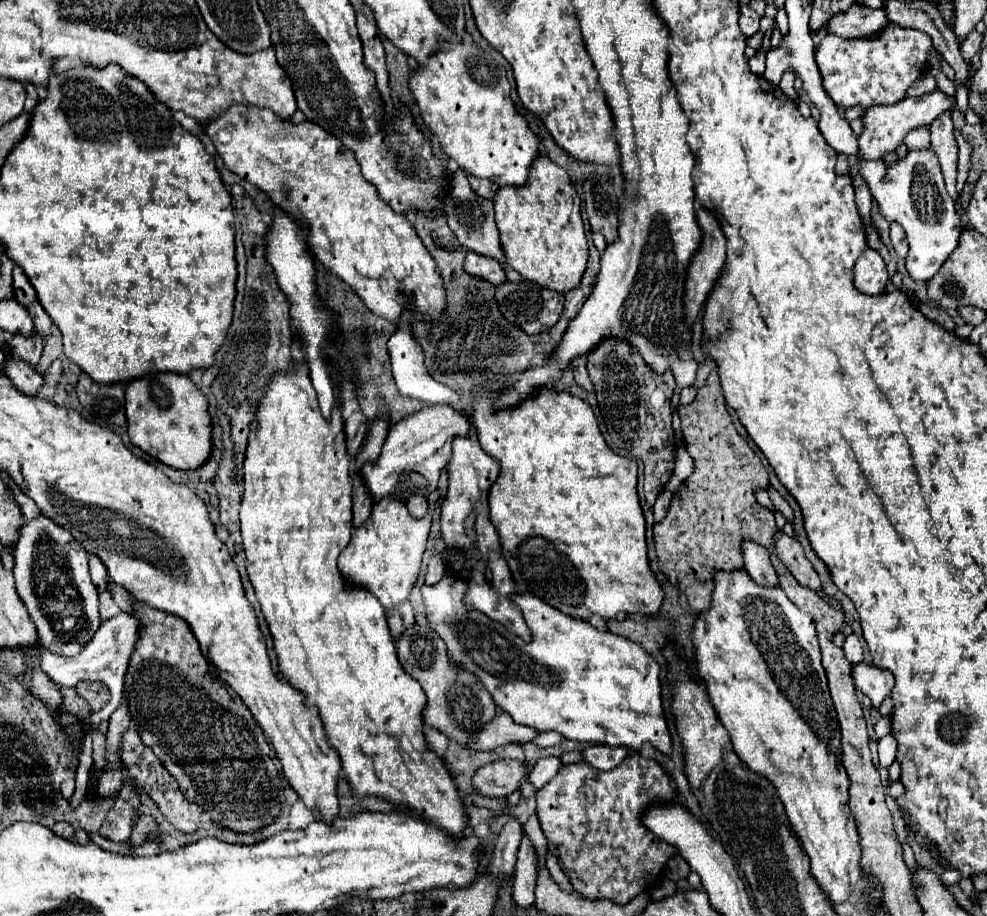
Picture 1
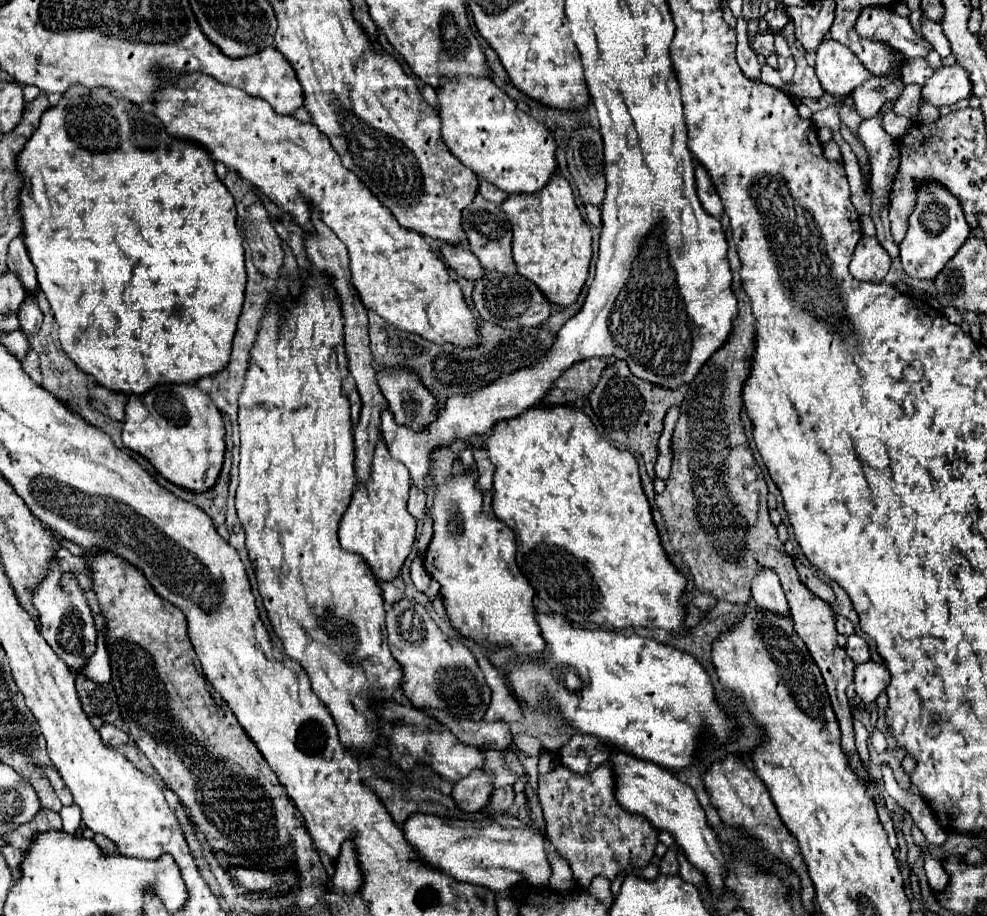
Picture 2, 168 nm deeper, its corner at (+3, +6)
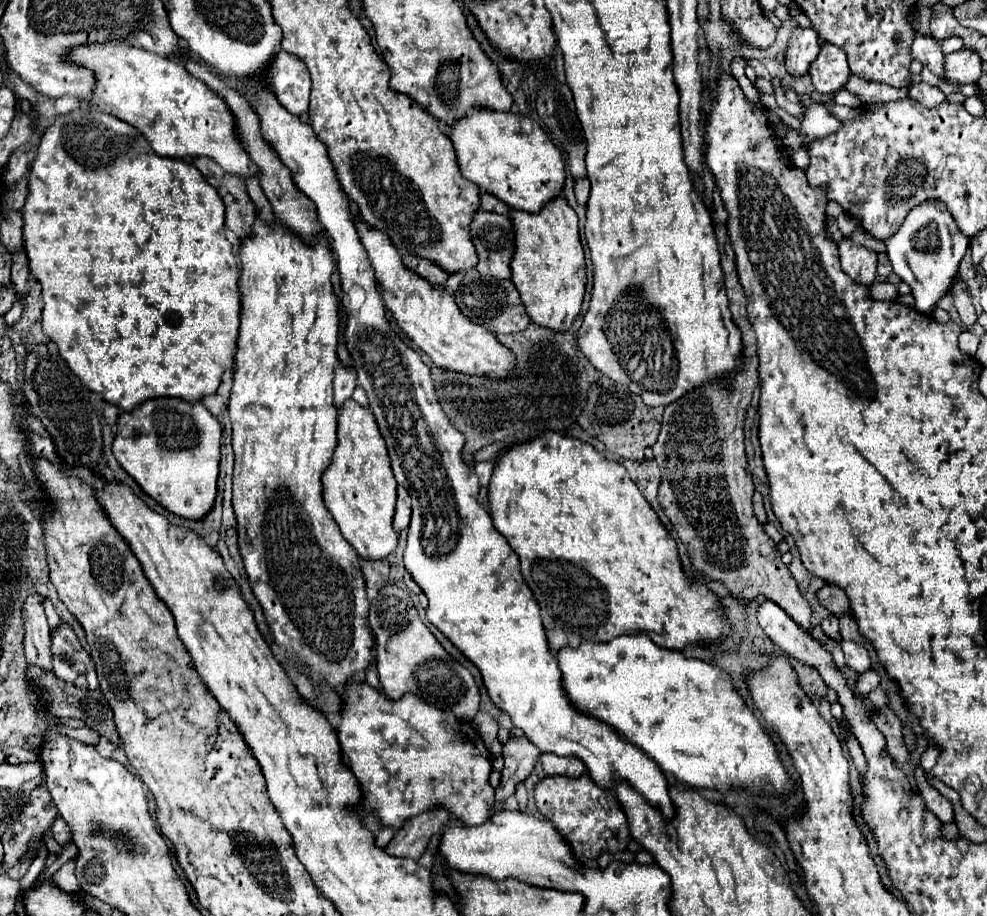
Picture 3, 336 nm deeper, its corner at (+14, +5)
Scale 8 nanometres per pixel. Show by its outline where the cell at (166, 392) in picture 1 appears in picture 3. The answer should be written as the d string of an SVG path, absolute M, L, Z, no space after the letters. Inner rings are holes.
M156 397L144 401L142 405L138 405L128 413L126 411L120 413L118 431L112 443L112 453L118 459L118 463L136 479L136 483L162 507L186 519L200 519L212 509L216 497L220 437L222 437L222 427L218 419L200 401L188 403L176 397Z

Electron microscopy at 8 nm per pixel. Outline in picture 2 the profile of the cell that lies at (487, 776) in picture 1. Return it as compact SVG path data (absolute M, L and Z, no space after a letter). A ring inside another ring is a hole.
M473 770L469 776L461 778L459 782L453 784L453 800L457 810L465 814L475 814L481 812L491 796L491 786L493 776L487 774L485 770Z

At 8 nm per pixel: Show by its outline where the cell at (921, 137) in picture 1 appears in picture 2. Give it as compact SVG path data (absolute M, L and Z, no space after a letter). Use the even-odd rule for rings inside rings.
M887 108L887 110L885 110L885 116L881 118L883 130L885 130L889 136L893 136L893 138L901 138L901 136L909 130L911 124L913 124L913 122L911 122L909 118L895 114L891 108Z

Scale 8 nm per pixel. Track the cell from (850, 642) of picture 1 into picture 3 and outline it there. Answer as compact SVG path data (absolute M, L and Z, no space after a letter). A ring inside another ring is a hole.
M842 641L842 651L846 657L846 665L856 673L864 673L870 669L868 651L862 645L856 645L854 641Z

